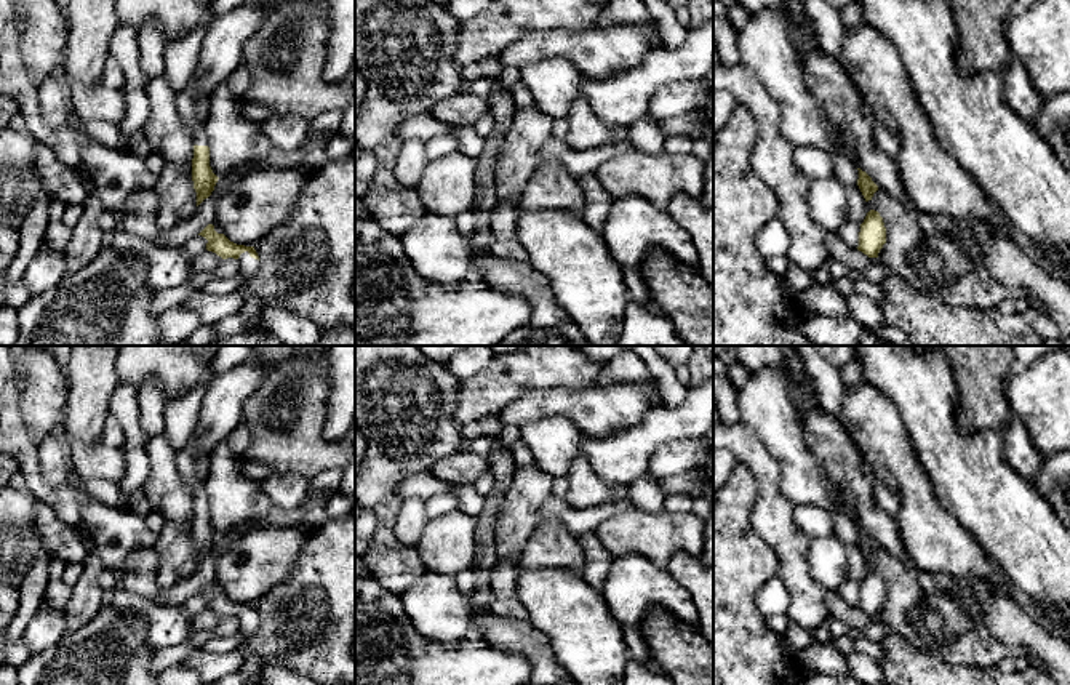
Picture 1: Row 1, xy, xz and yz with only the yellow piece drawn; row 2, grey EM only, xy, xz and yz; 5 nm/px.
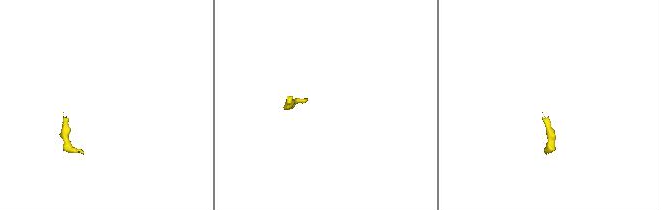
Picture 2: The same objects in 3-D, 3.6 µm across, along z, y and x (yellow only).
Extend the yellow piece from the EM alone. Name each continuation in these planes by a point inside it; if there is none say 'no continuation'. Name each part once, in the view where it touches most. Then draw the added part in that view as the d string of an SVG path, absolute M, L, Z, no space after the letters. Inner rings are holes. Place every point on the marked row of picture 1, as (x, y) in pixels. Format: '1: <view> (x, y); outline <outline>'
1: xy (189, 100); outline M192 78L187 88L182 93L179 93L178 109L186 126L194 134L192 138L194 144L208 146L210 141L205 131L205 120L198 115L198 106L200 106L200 94Z
2: xy (248, 266); outline M248 251L240 254L238 262L240 262L238 272L240 280L251 278L259 269L259 261L251 258Z

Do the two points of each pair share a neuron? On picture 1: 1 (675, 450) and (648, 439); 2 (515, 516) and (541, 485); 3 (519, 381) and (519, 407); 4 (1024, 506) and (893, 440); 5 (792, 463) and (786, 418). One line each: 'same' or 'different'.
1: different
2: same
3: different
4: different
5: same

